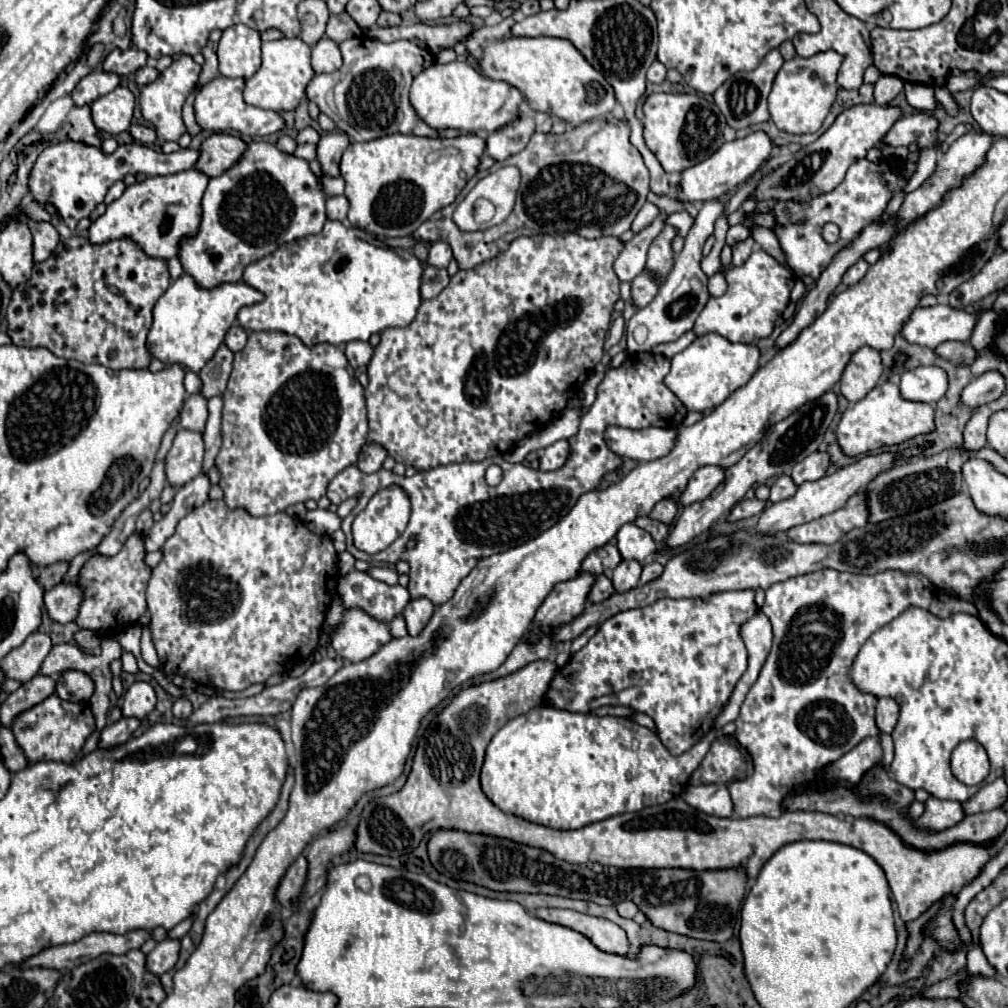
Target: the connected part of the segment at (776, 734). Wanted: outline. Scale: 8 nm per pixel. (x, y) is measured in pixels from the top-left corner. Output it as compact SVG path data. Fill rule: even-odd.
M821 569L815 573L799 575L781 583L771 585L765 591L765 603L761 611L769 617L773 625L773 649L759 673L759 679L747 693L741 715L735 721L735 739L747 749L753 759L753 775L743 783L731 785L731 795L735 803L735 817L777 817L781 815L781 801L793 789L795 777L797 785L803 781L813 781L815 773L823 769L827 763L839 759L863 741L869 735L879 735L883 749L883 767L889 769L894 758L894 744L891 735L881 733L875 727L875 703L877 697L863 695L849 681L847 671L859 647L883 625L891 623L899 617L909 605L923 607L937 617L949 617L959 611L967 611L977 615L971 603L963 603L949 593L937 591L933 587L925 587L917 577L903 575L901 571L883 571L875 575L853 575L841 573L833 569Z

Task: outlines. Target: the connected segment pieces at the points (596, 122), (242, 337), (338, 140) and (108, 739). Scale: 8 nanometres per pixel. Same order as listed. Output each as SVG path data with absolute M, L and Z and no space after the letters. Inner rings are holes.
M613 115L597 117L577 127L569 127L563 135L533 133L527 147L521 153L509 157L505 165L515 165L521 171L521 187L517 193L517 203L513 207L513 213L505 219L505 223L502 222L484 231L463 233L451 219L455 205L449 205L449 207L439 209L427 221L423 221L421 227L413 235L427 243L433 243L433 241L449 243L459 263L459 269L473 269L485 261L491 261L499 253L503 253L509 247L509 243L519 235L577 233L587 239L601 237L601 235L621 235L623 231L631 227L635 215L643 207L649 193L649 171L639 151L629 143L629 125L621 119L615 119Z
M235 323L235 325L227 331L227 335L225 335L225 345L227 345L231 351L241 351L241 349L245 347L245 343L247 343L247 333L243 331L241 325Z
M341 131L321 135L321 139L317 143L317 161L321 163L323 175L339 177L339 161L349 143L351 143L349 137Z
M123 717L117 723L111 723L101 731L99 745L101 747L115 747L115 743L125 743L139 725L141 725L139 717Z

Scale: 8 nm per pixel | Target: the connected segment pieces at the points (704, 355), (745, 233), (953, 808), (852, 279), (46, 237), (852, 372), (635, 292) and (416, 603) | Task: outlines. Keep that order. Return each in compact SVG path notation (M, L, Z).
M705 333L697 337L687 349L677 353L671 359L671 371L665 377L665 385L677 395L677 399L689 411L711 411L735 391L751 379L751 375L759 369L759 347L749 343L731 343L719 333Z
M747 225L729 227L729 231L727 231L727 245L733 247L735 243L741 243L741 241L745 241L747 237L751 237L751 233L753 233L753 229L747 227Z
M929 797L925 803L925 813L915 821L915 825L921 829L941 831L941 829L947 829L947 827L959 823L959 819L963 819L963 817L965 817L965 813L961 809L961 803Z
M859 259L859 263L855 263L853 267L847 269L847 273L843 275L843 283L845 283L847 287L855 285L855 283L867 273L867 269L869 269L869 263L867 263L865 259Z
M43 221L35 223L31 233L33 233L33 259L35 263L39 263L53 253L61 237L59 237L59 231L51 223L43 223Z
M861 347L851 357L839 381L843 397L851 403L863 399L863 395L867 395L881 381L881 375L883 375L883 363L879 351L871 347Z
M643 271L641 275L637 275L631 283L631 297L633 303L637 307L645 307L647 303L651 303L651 299L657 295L659 291L659 279L657 275L651 275L649 271Z
M427 597L411 599L407 607L403 609L403 617L407 621L409 635L419 635L419 631L427 625L427 619L431 619L433 611L435 611L435 605Z

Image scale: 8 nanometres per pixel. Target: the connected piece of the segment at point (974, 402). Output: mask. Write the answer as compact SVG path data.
M987 371L971 381L961 393L961 405L979 407L981 403L991 403L1005 393L1005 377L999 371Z

